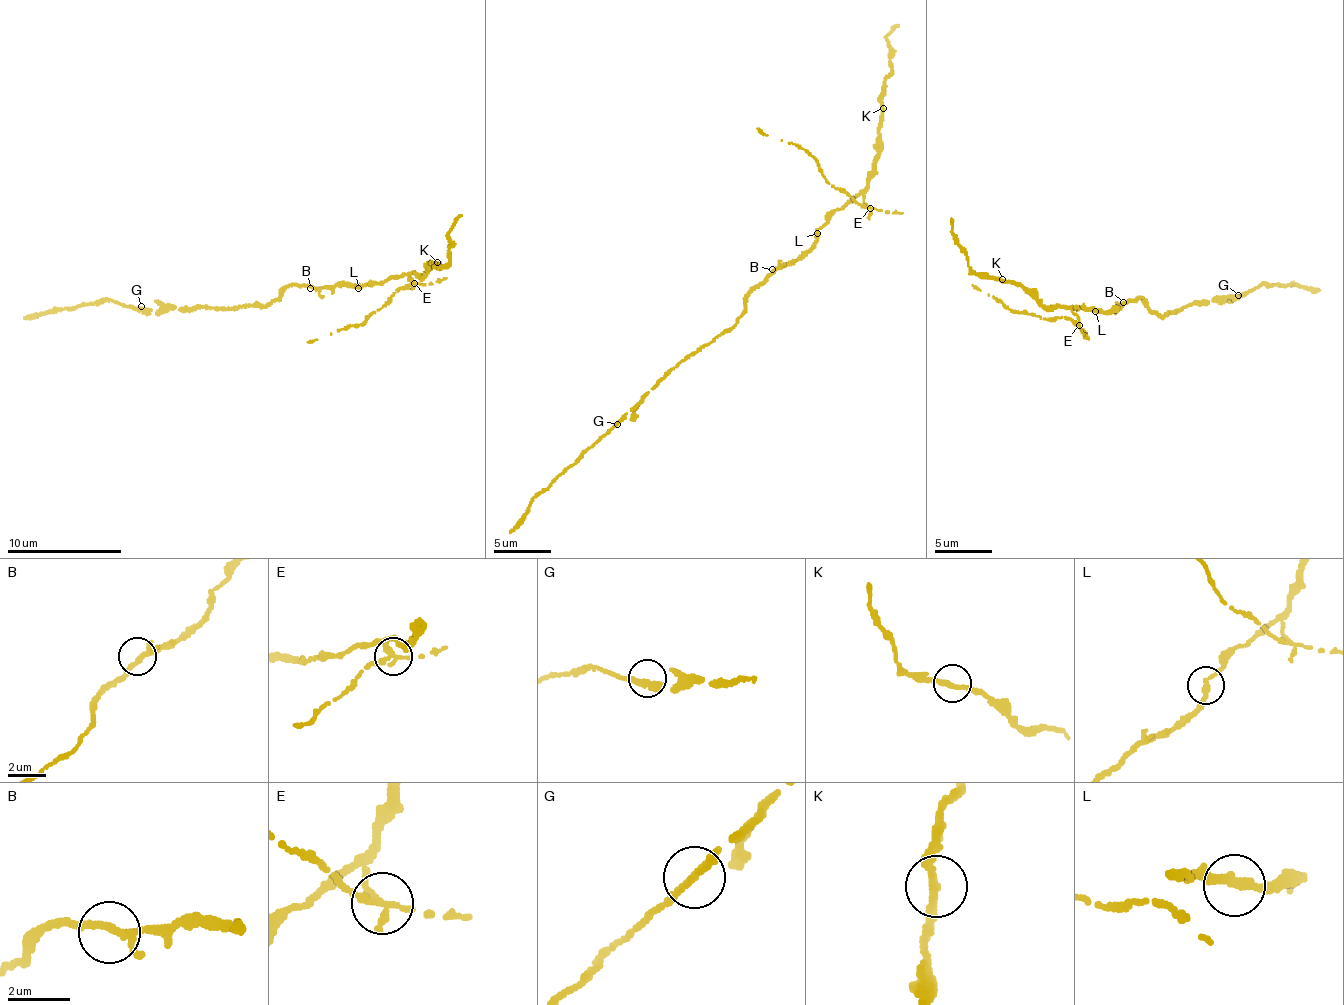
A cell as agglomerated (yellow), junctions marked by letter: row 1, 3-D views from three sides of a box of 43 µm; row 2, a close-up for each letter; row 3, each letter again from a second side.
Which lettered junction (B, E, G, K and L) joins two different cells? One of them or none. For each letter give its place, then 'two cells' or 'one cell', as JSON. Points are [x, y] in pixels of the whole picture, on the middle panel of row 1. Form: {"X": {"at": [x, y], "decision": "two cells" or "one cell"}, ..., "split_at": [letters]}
{"B": {"at": [772, 269], "decision": "one cell"}, "E": {"at": [870, 208], "decision": "two cells"}, "G": {"at": [617, 424], "decision": "one cell"}, "K": {"at": [883, 108], "decision": "one cell"}, "L": {"at": [817, 233], "decision": "one cell"}, "split_at": ["E"]}

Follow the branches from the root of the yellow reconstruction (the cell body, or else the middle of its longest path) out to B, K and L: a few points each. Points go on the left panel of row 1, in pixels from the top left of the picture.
B: (289, 286), (310, 288)
K: (289, 286), (367, 286), (412, 272), (416, 277), (422, 276), (430, 263), (437, 262)
L: (289, 286), (307, 284), (316, 288), (346, 284), (358, 288)

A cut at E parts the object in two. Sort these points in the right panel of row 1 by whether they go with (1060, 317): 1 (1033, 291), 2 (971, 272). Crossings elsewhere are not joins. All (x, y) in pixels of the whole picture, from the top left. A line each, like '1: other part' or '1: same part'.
1: other part
2: other part

